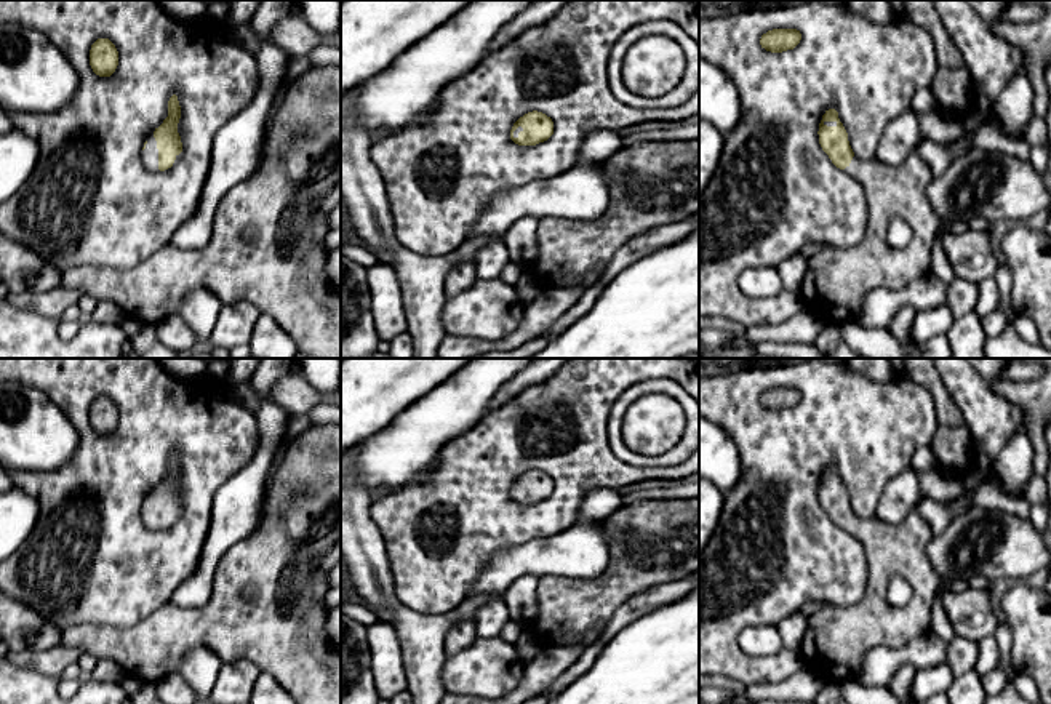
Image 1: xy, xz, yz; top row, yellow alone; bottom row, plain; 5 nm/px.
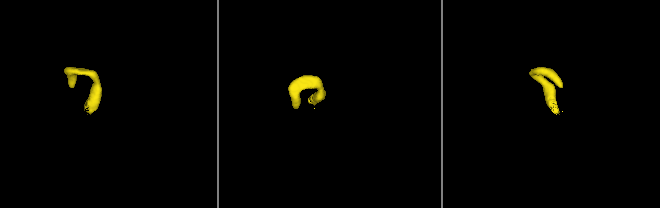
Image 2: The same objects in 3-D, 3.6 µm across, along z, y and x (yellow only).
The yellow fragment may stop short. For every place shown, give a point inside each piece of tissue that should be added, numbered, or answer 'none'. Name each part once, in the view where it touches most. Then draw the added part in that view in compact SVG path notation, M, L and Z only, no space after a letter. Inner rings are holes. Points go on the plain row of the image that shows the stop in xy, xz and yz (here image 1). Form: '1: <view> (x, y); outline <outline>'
1: xy (149, 514); outline M154 493L147 498L146 507L141 512L141 518L149 530L158 528L158 507Z

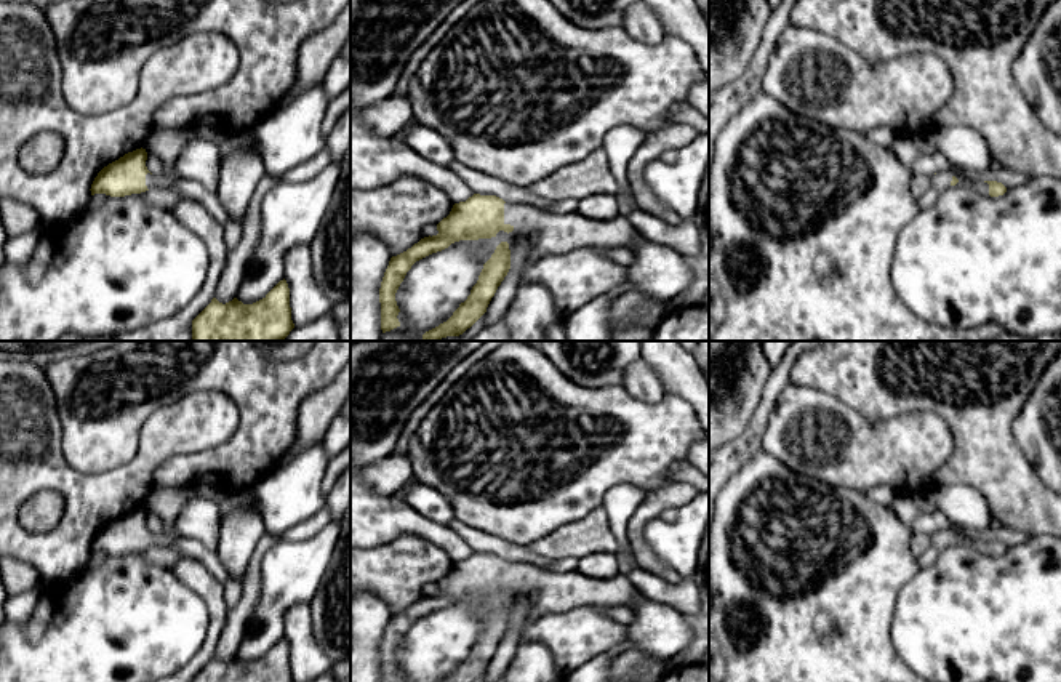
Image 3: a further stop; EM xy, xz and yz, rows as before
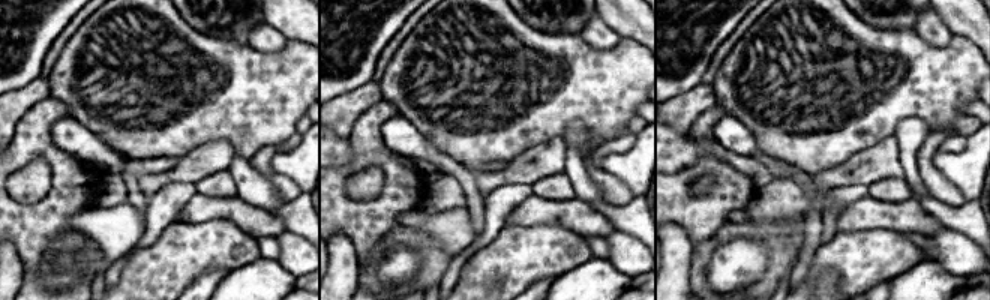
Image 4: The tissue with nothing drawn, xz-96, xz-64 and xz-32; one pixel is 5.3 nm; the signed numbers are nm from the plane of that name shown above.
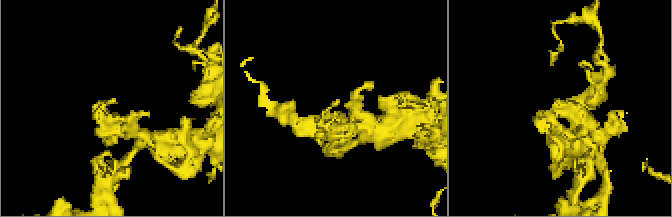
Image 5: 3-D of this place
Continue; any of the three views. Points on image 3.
1: xz (546, 591); outline M504 562L504 583L510 583L517 594L522 594L530 602L530 610L523 623L530 624L546 613L568 610L581 605L605 605L605 607L631 607L645 596L631 583L626 573L618 573L613 578L599 580L581 575L578 570L568 573L555 573L538 568L530 564Z

